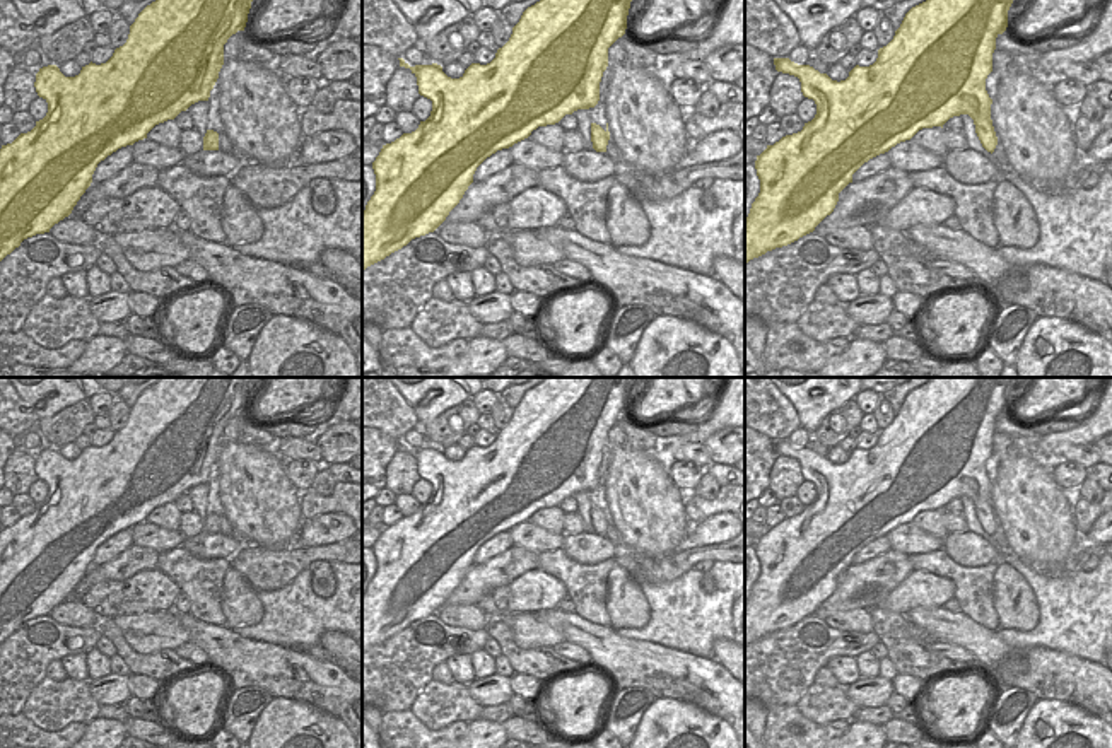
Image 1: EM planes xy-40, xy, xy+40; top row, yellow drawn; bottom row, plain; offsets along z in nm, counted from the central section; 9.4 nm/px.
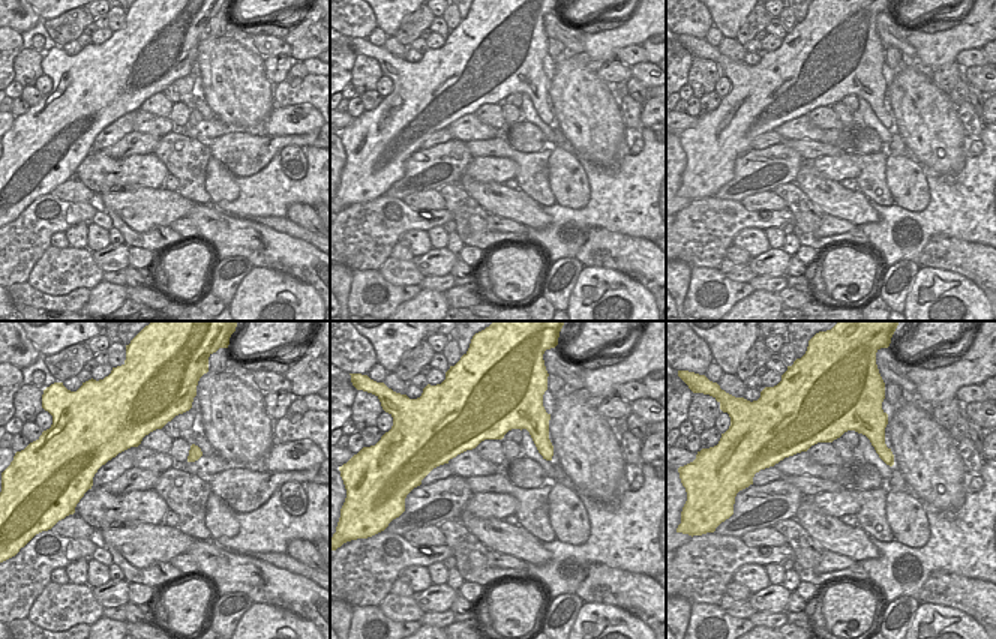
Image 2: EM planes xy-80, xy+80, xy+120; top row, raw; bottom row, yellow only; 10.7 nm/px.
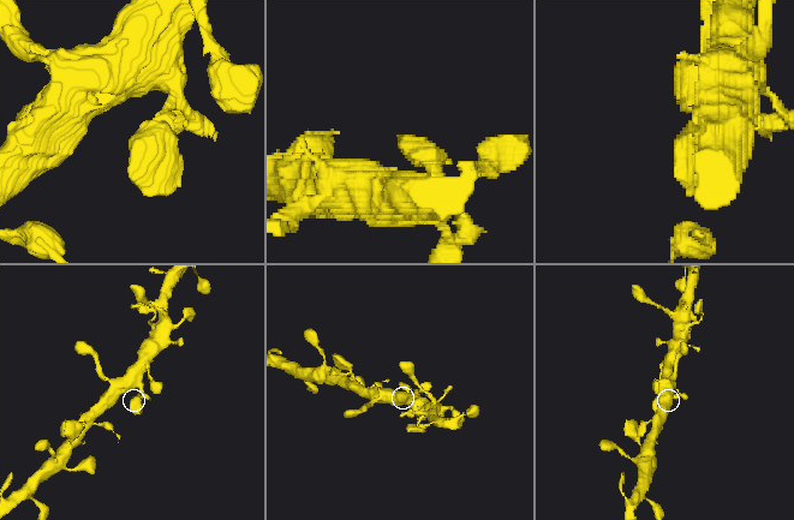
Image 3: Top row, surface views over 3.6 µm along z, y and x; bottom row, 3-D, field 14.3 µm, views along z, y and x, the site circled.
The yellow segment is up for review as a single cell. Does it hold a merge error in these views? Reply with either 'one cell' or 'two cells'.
one cell

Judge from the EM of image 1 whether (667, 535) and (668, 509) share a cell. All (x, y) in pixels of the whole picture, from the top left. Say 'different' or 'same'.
same

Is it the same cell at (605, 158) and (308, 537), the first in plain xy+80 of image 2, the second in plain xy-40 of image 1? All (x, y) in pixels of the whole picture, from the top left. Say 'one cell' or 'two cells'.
two cells

